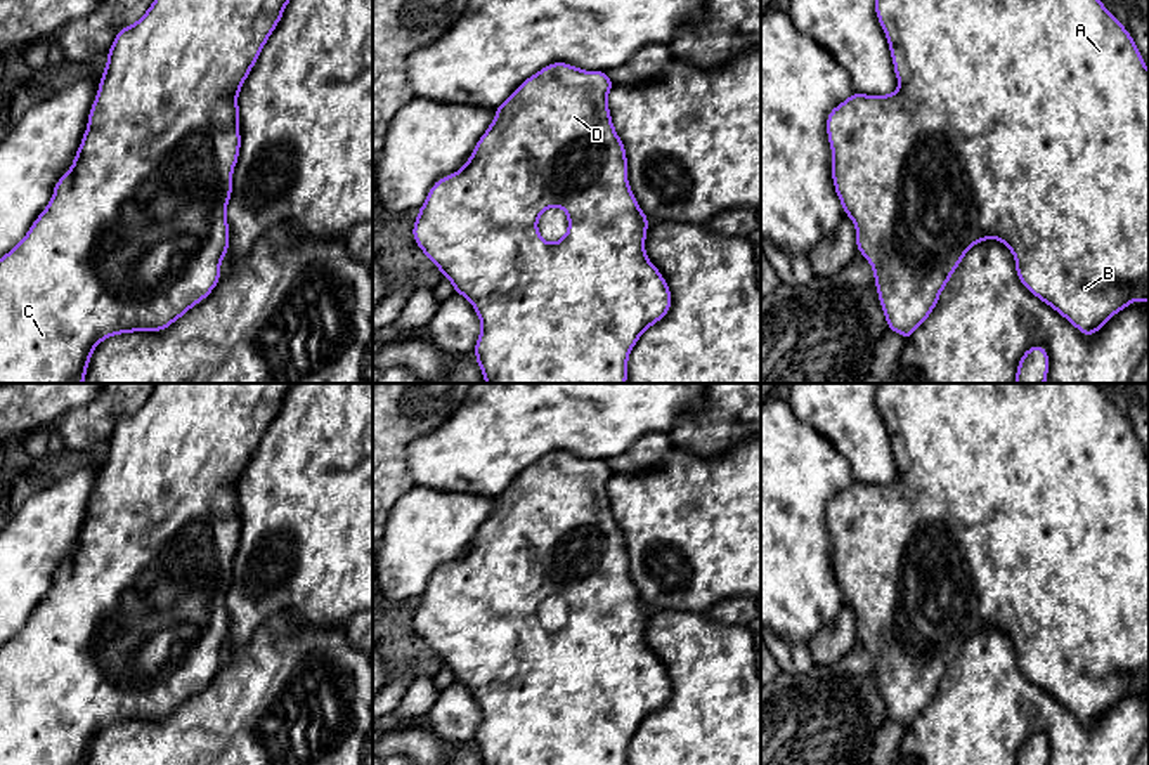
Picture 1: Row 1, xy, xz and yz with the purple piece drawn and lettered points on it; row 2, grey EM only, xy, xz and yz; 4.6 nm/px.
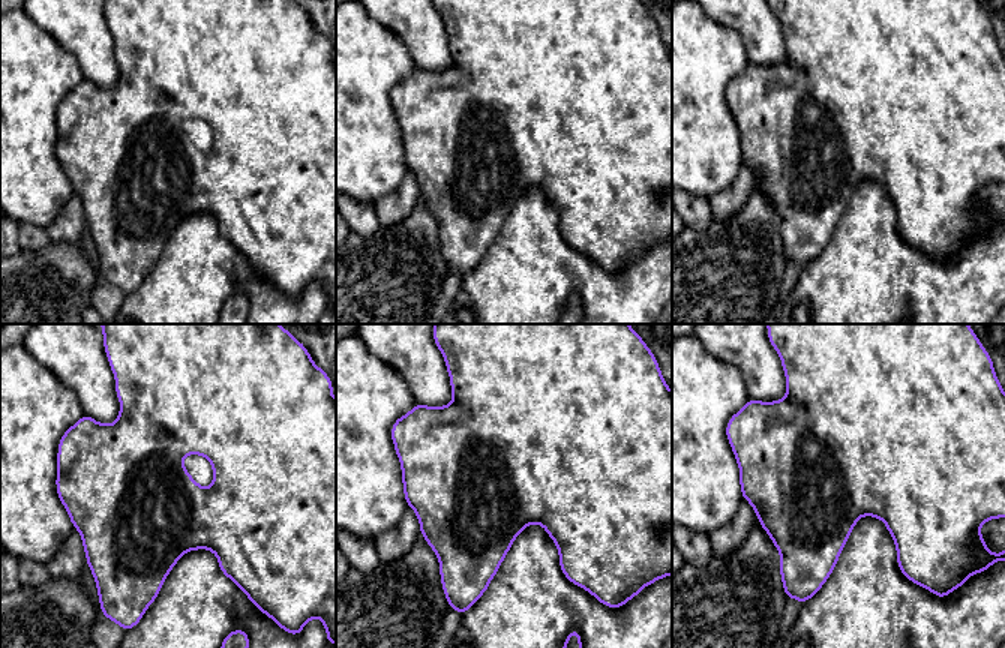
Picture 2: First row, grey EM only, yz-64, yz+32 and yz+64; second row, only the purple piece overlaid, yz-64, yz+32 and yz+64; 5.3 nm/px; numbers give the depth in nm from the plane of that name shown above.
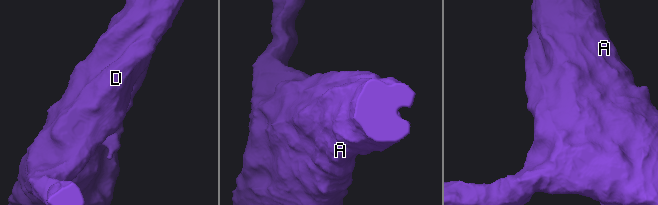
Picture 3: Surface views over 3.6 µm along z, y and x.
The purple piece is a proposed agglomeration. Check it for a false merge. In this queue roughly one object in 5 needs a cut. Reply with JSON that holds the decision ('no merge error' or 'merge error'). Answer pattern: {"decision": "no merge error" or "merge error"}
{"decision": "no merge error"}

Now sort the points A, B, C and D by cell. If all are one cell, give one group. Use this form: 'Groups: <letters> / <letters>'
Groups: A B C D

